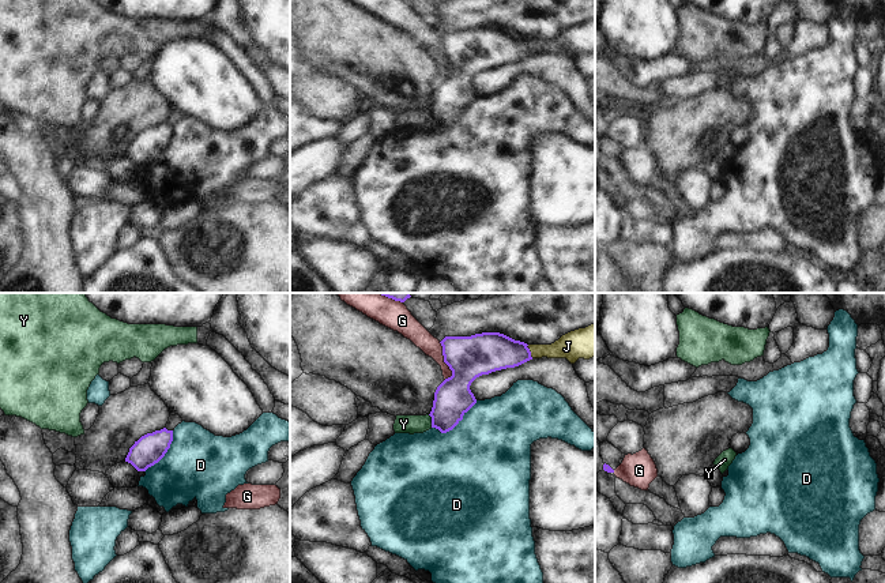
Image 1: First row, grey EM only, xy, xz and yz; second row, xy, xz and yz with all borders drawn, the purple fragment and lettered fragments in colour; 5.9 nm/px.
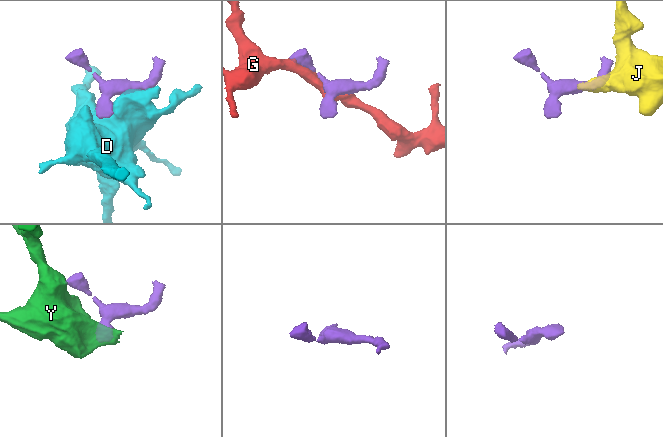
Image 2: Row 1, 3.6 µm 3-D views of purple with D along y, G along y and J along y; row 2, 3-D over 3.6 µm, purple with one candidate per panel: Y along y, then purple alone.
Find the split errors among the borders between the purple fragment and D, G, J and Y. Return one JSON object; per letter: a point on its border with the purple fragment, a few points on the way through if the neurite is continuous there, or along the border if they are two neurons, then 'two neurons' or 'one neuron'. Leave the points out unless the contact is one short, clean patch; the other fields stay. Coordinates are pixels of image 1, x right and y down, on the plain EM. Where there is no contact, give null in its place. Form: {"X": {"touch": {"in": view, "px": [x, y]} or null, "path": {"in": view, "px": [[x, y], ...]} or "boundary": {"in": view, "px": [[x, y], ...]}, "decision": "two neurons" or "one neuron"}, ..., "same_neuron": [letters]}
{"D": {"touch": {"in": "xz", "px": [455, 120]}, "boundary": {"in": "xz", "px": [[477, 96], [451, 124], [440, 127], [432, 123]]}, "decision": "two neurons"}, "G": {"touch": {"in": "xz", "px": [444, 56]}, "decision": "two neurons"}, "J": {"touch": {"in": "xz", "px": [530, 46]}, "boundary": {"in": "xz", "px": [[527, 40], [533, 52]]}, "decision": "two neurons"}, "Y": {"touch": {"in": "xz", "px": [432, 116]}, "boundary": {"in": "xz", "px": [[428, 109], [432, 121]]}, "decision": "two neurons"}, "same_neuron": []}

